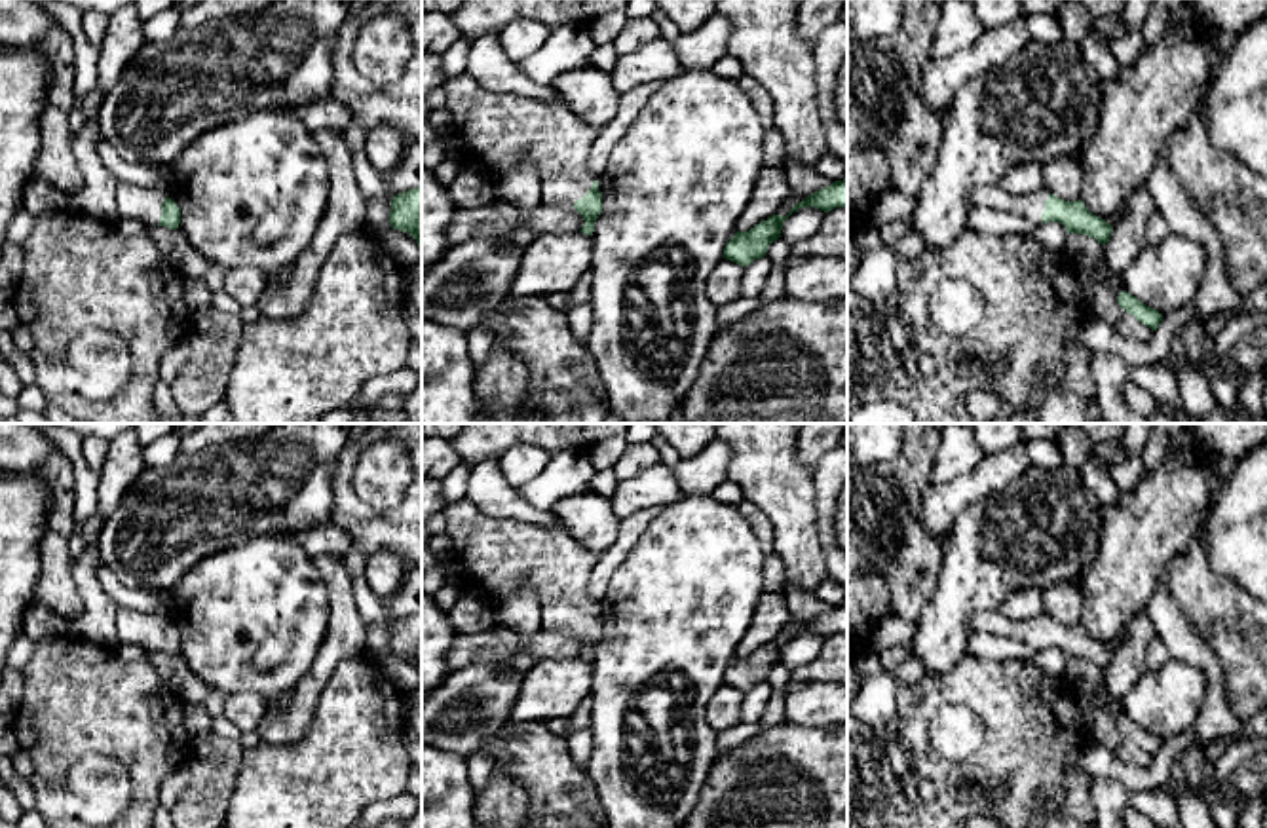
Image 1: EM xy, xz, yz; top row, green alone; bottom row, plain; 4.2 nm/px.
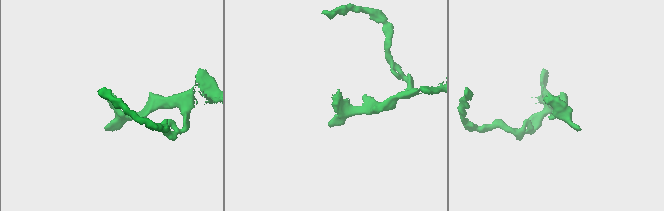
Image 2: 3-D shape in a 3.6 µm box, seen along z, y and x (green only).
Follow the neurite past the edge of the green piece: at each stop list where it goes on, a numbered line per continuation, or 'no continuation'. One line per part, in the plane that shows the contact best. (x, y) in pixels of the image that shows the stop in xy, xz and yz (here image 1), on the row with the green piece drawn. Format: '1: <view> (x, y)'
1: xz (494, 131)

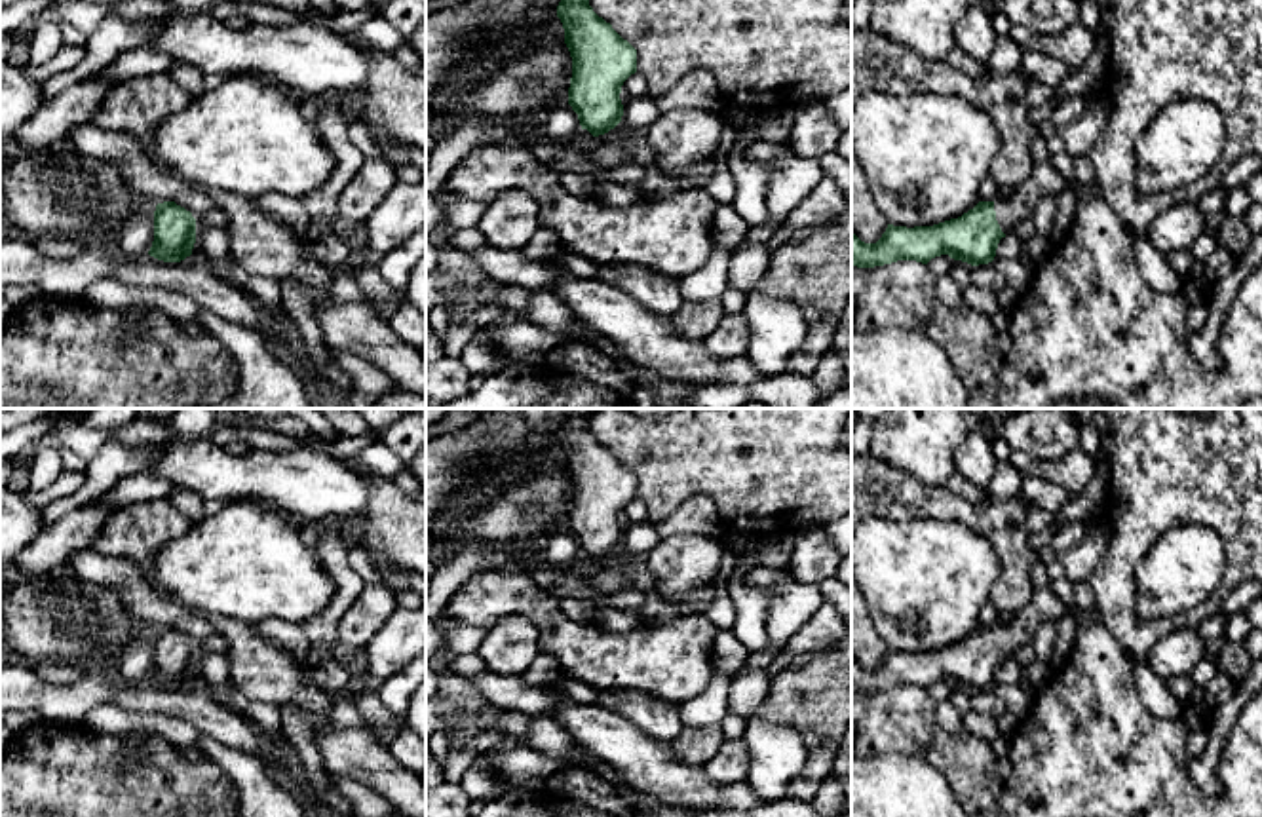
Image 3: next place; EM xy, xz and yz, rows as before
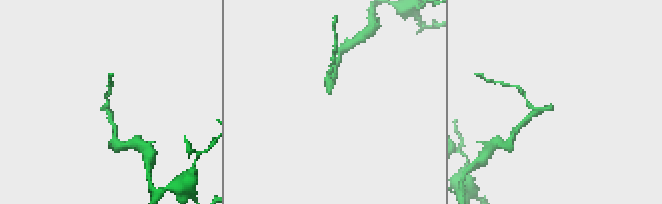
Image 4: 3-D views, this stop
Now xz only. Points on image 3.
no continuation

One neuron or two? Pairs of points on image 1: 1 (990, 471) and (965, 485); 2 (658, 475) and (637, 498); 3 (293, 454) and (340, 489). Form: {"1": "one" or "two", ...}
{"1": "one", "2": "one", "3": "two"}

